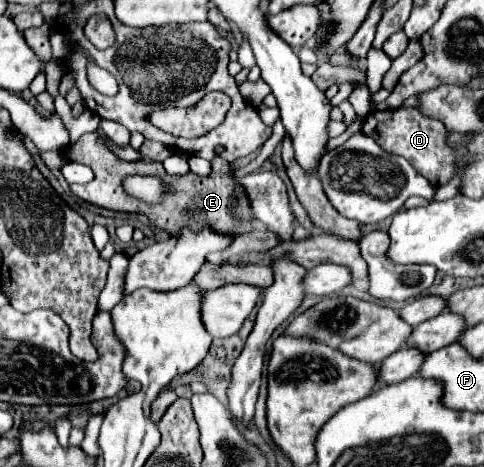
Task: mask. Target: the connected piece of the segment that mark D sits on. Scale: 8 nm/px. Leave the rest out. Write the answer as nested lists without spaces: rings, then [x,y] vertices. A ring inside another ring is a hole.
[[[397,108],[397,110],[385,110],[385,112],[371,112],[367,114],[363,122],[363,132],[371,136],[385,152],[403,156],[421,176],[425,176],[431,184],[441,186],[447,184],[453,174],[457,172],[453,168],[455,154],[445,144],[445,126],[419,112],[419,108]]]

